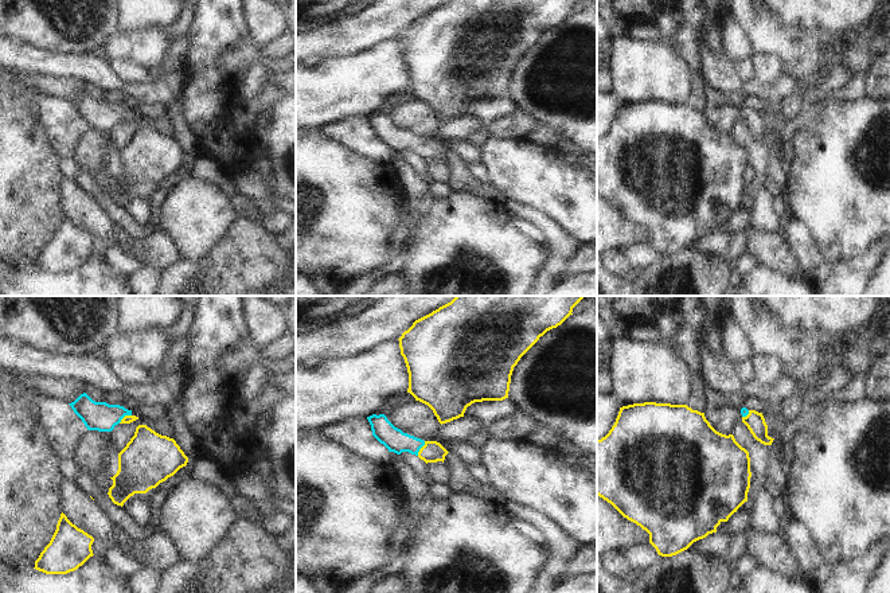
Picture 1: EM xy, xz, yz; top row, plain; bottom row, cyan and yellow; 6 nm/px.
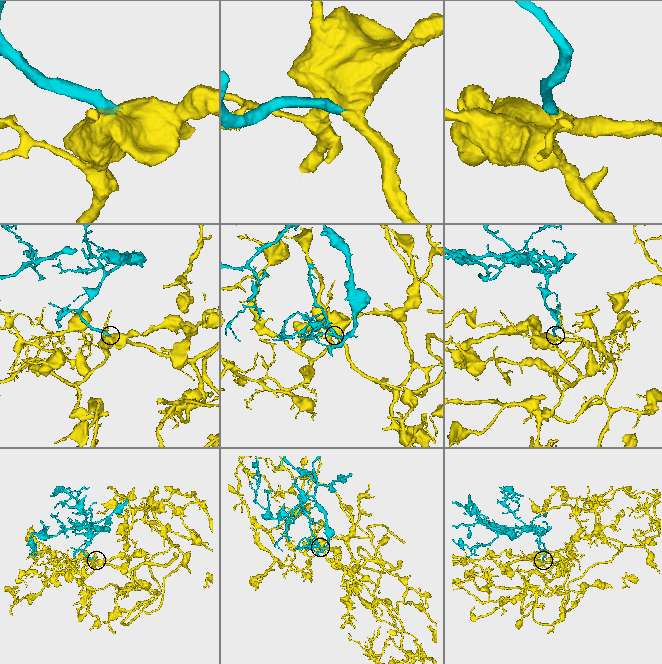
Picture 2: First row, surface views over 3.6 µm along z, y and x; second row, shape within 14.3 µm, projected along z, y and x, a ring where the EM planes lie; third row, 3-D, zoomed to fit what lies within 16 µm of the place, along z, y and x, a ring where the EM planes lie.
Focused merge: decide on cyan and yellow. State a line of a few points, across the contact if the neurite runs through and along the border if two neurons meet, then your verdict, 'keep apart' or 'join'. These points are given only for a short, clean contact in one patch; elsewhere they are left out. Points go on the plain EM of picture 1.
xz (397, 140), (421, 145), (432, 151) | join

